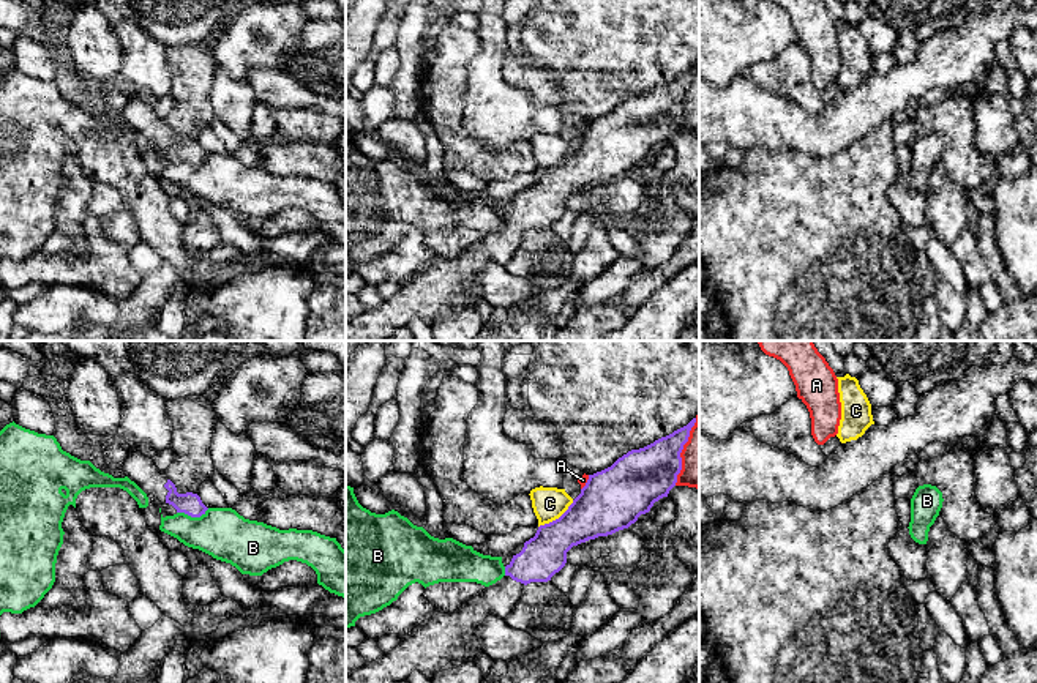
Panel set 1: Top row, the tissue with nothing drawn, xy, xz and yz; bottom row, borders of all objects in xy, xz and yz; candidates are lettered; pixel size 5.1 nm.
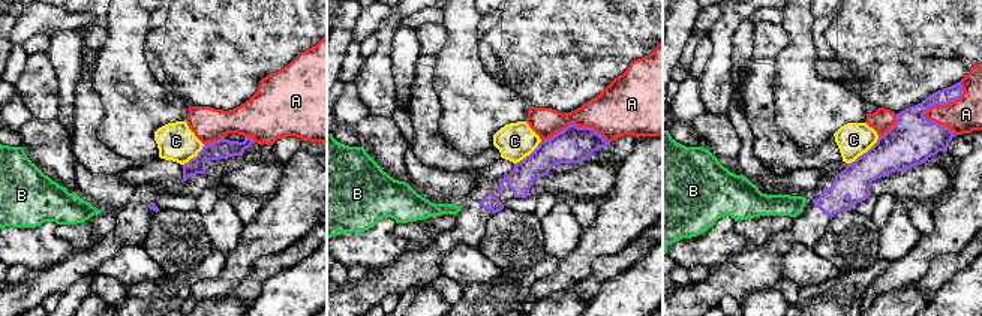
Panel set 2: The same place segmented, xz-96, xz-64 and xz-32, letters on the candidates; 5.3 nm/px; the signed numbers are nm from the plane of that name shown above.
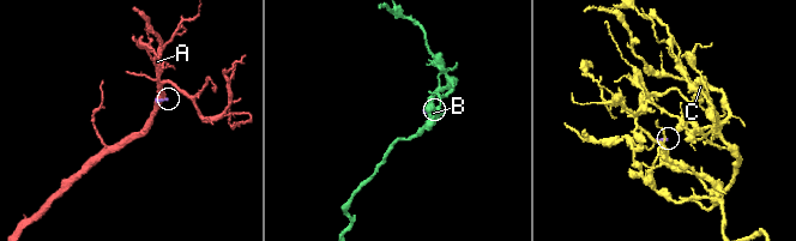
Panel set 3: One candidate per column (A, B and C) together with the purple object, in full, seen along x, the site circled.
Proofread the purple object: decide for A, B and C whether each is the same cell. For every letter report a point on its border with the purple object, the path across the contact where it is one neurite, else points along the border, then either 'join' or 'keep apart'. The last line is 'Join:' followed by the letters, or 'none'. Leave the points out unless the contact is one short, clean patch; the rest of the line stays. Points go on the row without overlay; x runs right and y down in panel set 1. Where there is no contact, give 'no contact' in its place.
A: meets purple in xz at (681, 98); keep apart
B: meets purple in xy at (193, 163); border along xy (209, 155), (199, 163), (177, 160); keep apart
C: meets purple in xz at (556, 166); border along xz (573, 147), (557, 164), (539, 174); keep apart
Join: none

